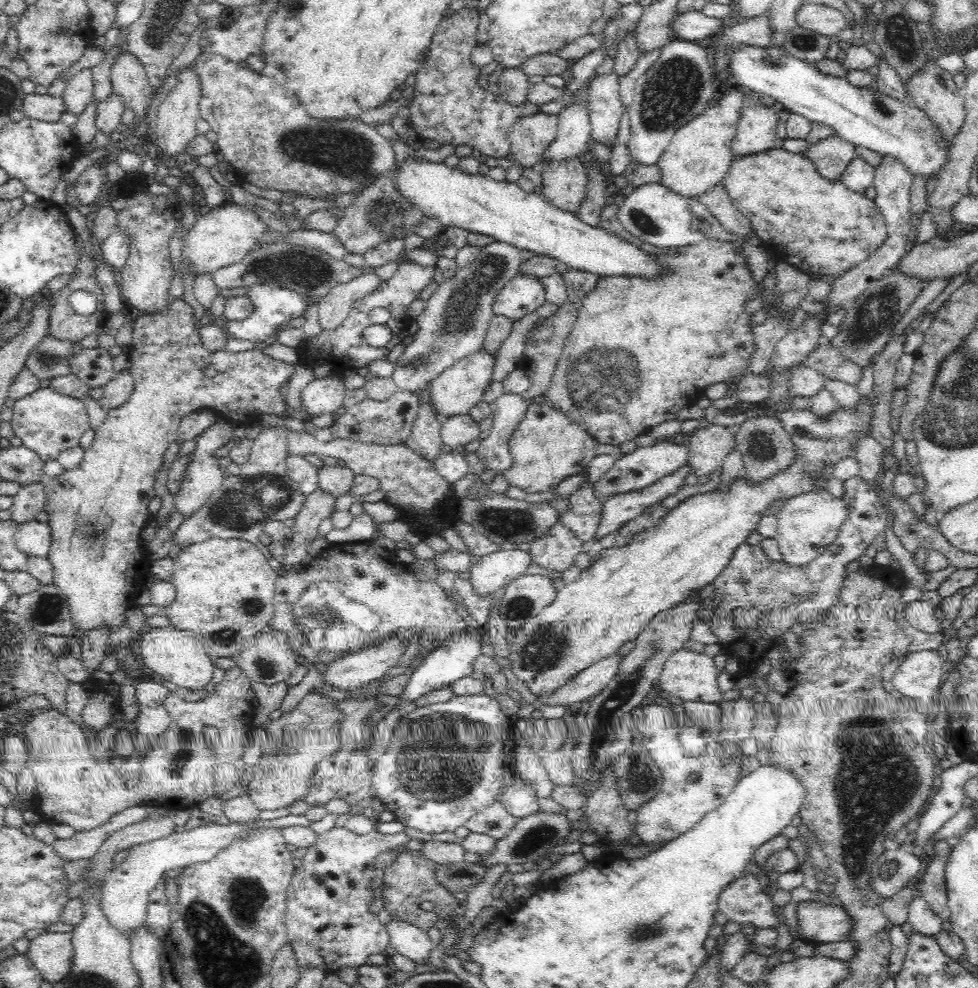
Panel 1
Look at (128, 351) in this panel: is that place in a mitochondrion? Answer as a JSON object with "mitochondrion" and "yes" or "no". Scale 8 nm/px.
{"mitochondrion":"no"}

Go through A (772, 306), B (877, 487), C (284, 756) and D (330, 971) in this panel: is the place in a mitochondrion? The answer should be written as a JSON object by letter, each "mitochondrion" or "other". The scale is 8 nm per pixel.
{"A":"other","B":"other","C":"mitochondrion","D":"other"}

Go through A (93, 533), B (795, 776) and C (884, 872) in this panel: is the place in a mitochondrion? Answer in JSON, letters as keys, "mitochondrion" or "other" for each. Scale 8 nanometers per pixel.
{"A":"mitochondrion","B":"other","C":"mitochondrion"}

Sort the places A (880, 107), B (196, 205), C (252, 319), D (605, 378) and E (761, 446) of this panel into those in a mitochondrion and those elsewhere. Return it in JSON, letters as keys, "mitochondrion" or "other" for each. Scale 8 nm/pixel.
{"A":"mitochondrion","B":"other","C":"other","D":"mitochondrion","E":"mitochondrion"}

